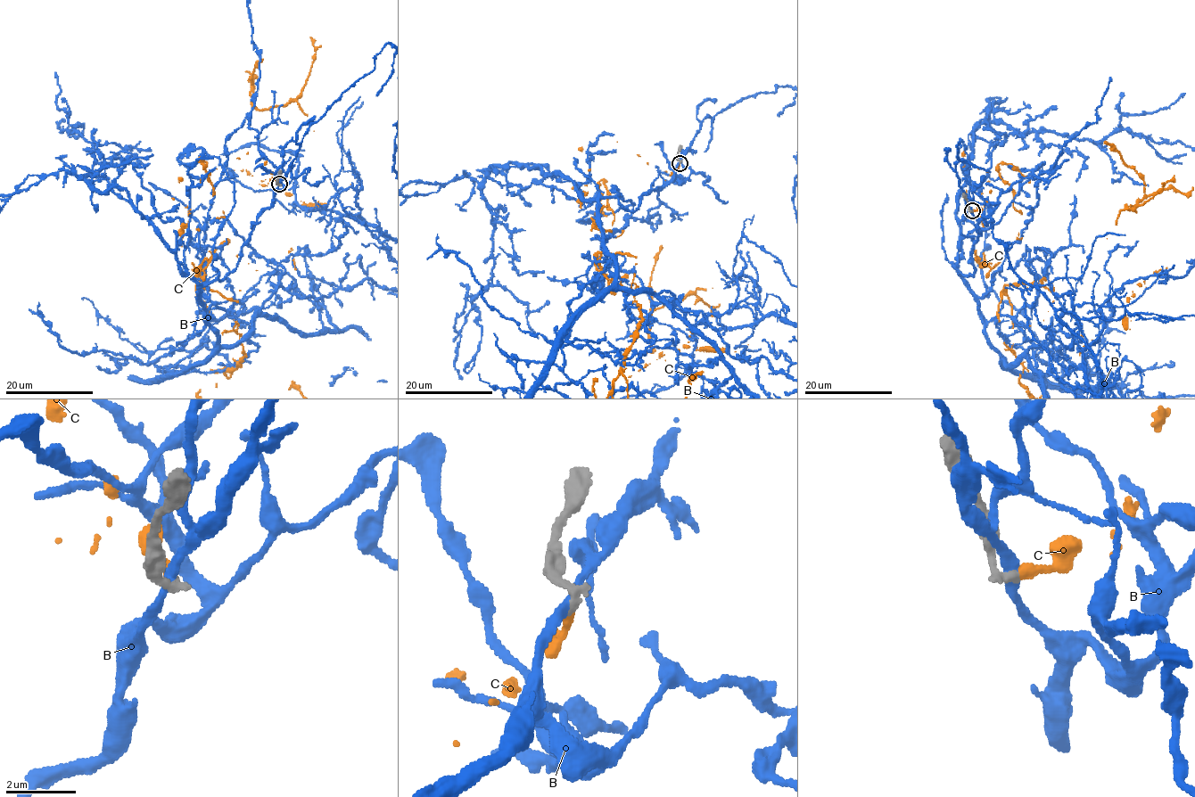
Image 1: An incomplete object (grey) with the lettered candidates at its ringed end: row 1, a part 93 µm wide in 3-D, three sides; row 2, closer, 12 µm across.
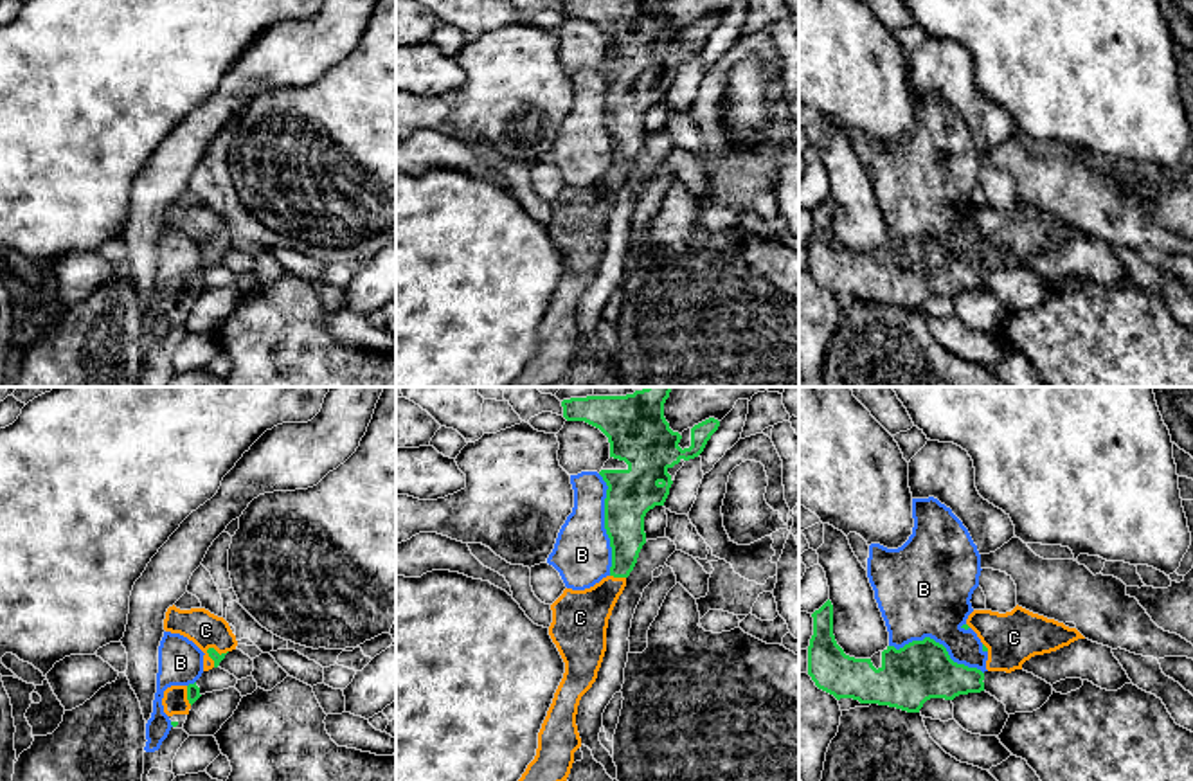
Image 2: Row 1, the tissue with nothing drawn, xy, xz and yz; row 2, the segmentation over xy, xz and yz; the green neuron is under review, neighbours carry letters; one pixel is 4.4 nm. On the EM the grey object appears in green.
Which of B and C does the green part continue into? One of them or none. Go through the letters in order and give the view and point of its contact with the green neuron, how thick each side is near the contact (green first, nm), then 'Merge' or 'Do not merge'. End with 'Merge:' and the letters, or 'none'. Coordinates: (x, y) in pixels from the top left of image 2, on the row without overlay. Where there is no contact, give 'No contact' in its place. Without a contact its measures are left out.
B: Touches green at xz (605, 121). Thickness 220 nm (green) against 260 nm. Do not merge
C: Touches green at xy (188, 292). Thickness 60 nm (green) against 110 nm. Merge
Merge: C

